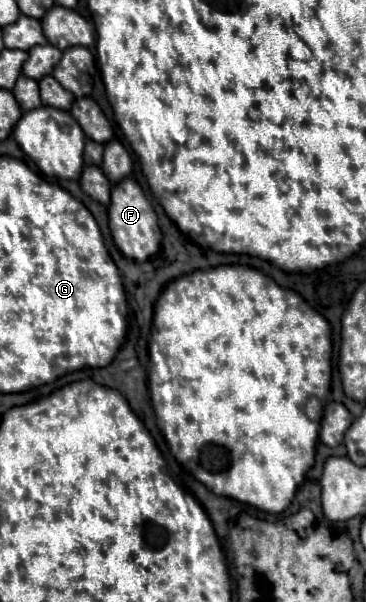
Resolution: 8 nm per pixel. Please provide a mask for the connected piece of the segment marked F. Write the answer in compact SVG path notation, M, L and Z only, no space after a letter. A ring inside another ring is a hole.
M123 179L123 183L117 183L111 191L111 203L109 203L109 227L115 245L121 249L121 253L127 259L143 263L150 259L160 250L163 233L157 225L157 215L143 195L141 187L133 179ZM151 213L153 213L153 223L151 223Z

